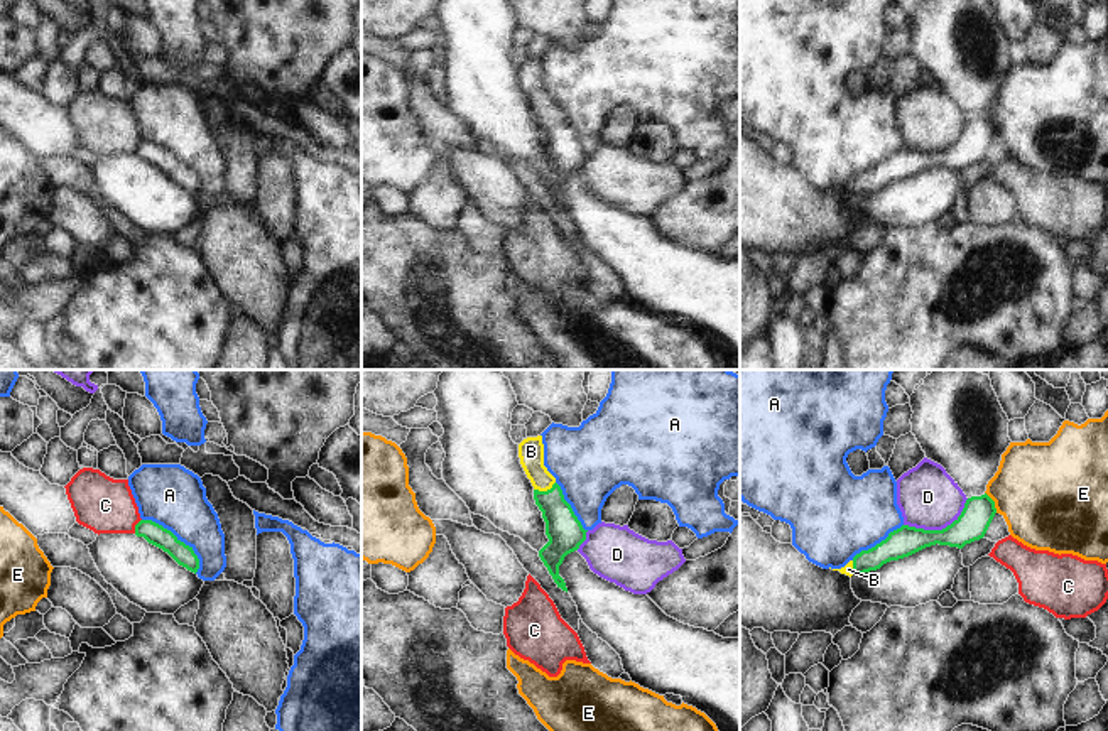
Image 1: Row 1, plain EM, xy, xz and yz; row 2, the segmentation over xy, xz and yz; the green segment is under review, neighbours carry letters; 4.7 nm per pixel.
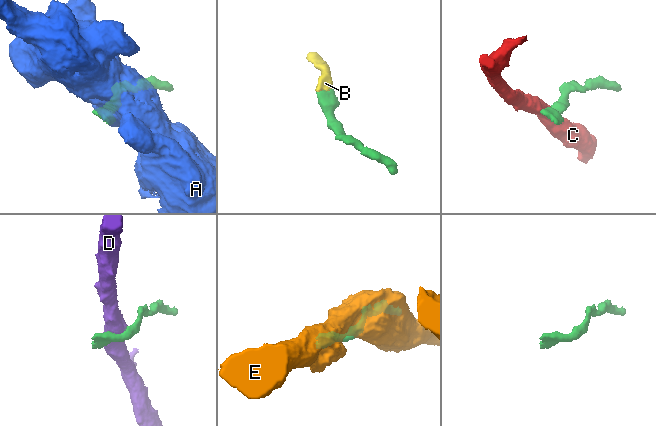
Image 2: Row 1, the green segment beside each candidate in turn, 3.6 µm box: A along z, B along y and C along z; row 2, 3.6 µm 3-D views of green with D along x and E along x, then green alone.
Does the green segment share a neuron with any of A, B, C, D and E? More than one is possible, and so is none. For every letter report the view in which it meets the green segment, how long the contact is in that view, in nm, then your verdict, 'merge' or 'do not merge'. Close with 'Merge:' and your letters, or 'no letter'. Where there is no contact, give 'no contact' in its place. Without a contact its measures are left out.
A: xy | 380 nm | do not merge
B: xz | 110 nm | merge
C: xy | 80 nm | do not merge
D: yz | 340 nm | do not merge
E: yz | 120 nm | do not merge
Merge: B

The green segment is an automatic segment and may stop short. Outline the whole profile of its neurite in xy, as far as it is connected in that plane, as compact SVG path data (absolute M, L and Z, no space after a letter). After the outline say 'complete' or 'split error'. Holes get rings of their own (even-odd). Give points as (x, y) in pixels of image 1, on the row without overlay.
M140 142L135 147L135 157L144 159L149 165L167 174L179 187L186 189L191 194L198 194L199 181L194 176L193 169L181 164L171 152L152 142Z | complete

